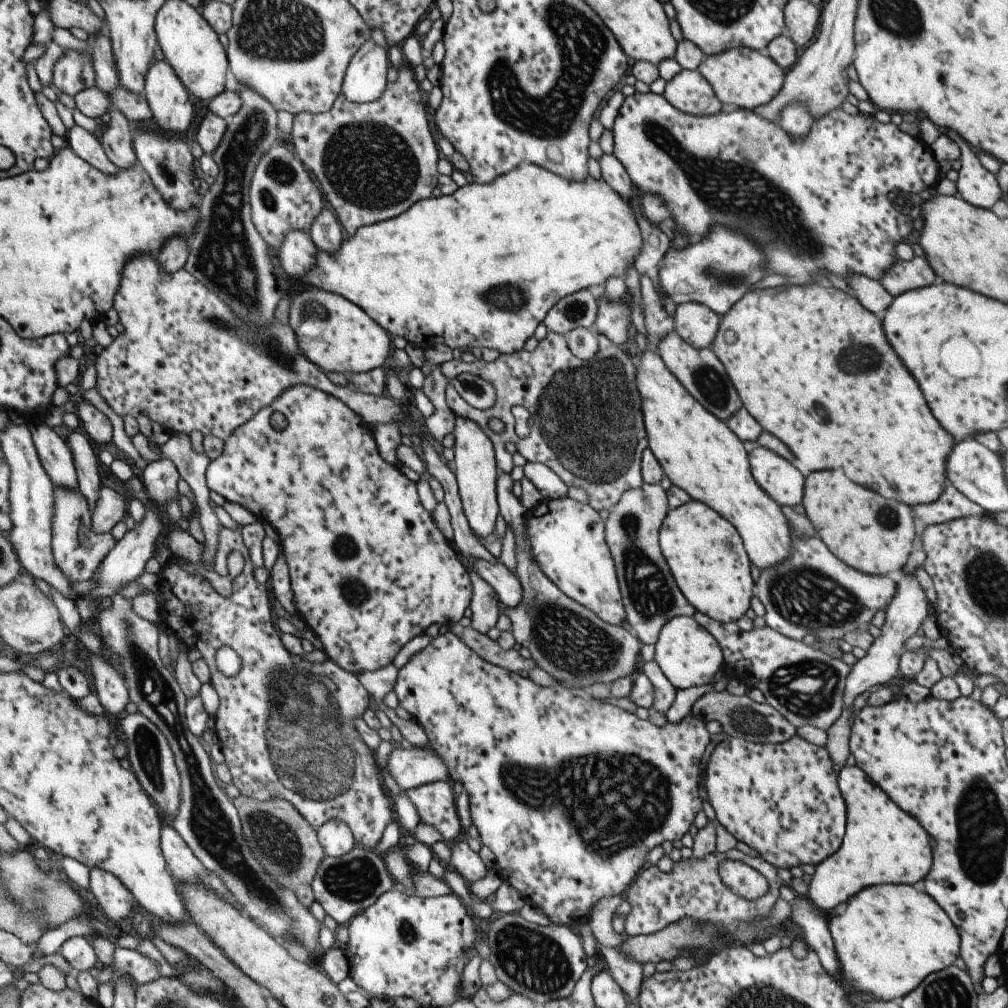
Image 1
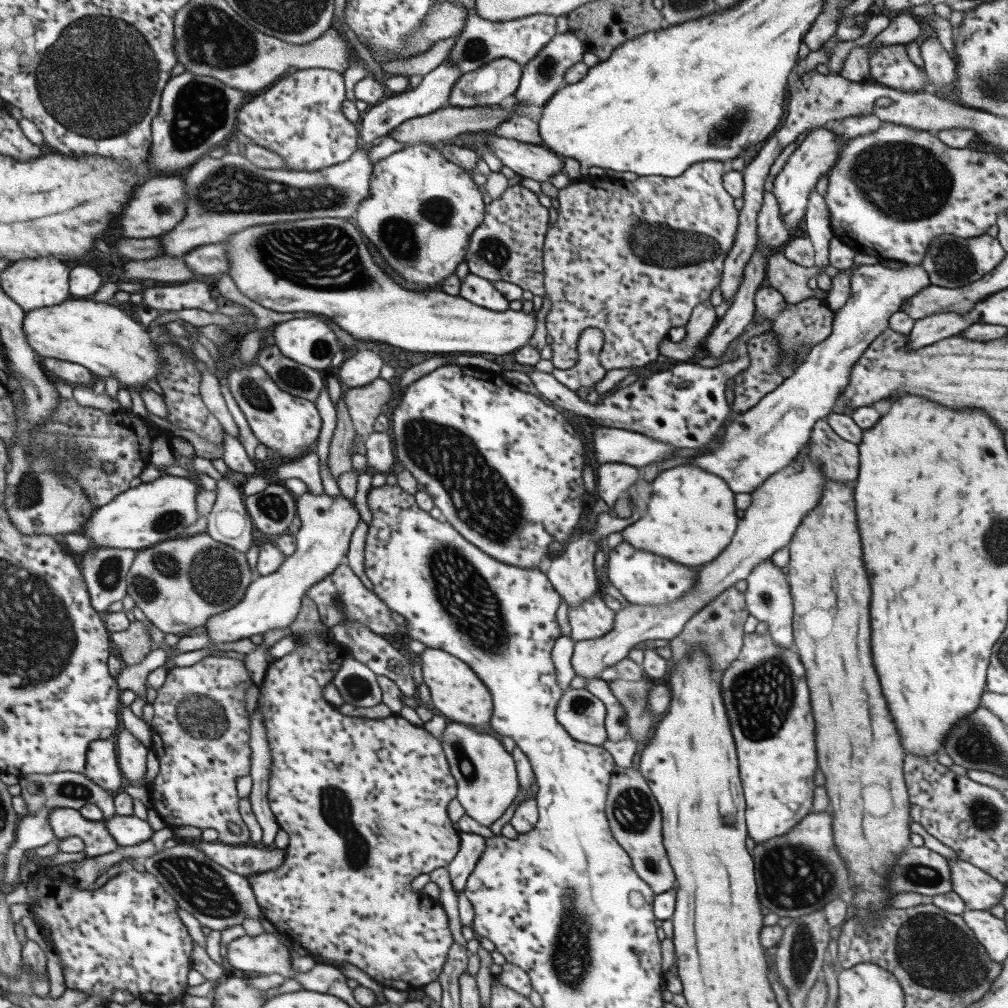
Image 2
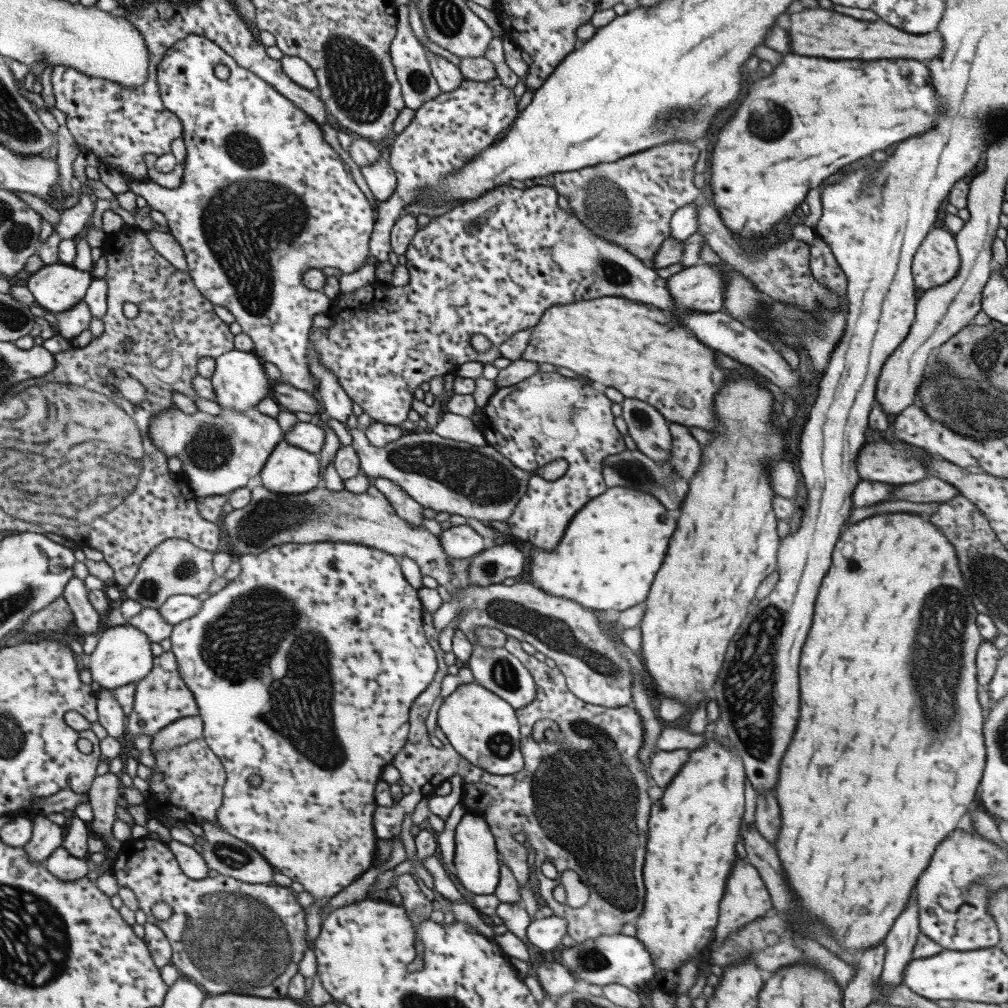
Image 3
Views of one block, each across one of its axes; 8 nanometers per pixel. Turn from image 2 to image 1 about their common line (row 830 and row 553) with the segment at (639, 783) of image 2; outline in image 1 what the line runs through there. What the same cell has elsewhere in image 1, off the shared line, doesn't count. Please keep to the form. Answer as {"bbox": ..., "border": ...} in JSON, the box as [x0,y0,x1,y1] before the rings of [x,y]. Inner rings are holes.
{"bbox":[604,483,696,645],"border":[[[643,483],[639,488],[626,490],[604,521],[604,539],[613,559],[624,606],[624,620],[641,645],[654,645],[661,627],[670,618],[692,617],[696,611],[681,594],[658,545],[658,530],[668,509],[666,491],[659,483]]]}

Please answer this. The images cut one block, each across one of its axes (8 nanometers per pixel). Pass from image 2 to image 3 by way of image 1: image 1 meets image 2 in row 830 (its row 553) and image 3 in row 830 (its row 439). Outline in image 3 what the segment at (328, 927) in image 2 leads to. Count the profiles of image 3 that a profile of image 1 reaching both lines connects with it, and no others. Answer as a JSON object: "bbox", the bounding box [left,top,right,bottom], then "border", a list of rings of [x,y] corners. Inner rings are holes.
{"bbox":[169,541,437,940],"border":[[[319,541],[311,545],[295,545],[294,543],[281,544],[276,546],[271,546],[267,548],[267,551],[261,553],[245,553],[235,557],[235,560],[241,566],[241,571],[236,578],[233,578],[228,582],[227,585],[223,586],[221,590],[209,596],[209,598],[201,601],[201,606],[195,615],[187,617],[187,619],[181,622],[175,623],[171,627],[171,633],[169,633],[169,644],[171,644],[170,652],[175,658],[175,663],[177,664],[179,676],[181,680],[186,684],[186,687],[191,691],[194,701],[196,702],[198,708],[198,715],[202,722],[202,737],[203,740],[208,744],[209,750],[219,759],[221,765],[223,765],[223,770],[225,771],[226,778],[225,784],[223,784],[223,799],[221,800],[221,806],[217,808],[215,812],[215,817],[217,817],[217,823],[221,825],[221,828],[229,833],[231,836],[243,842],[251,845],[267,862],[272,866],[274,870],[279,871],[281,874],[290,878],[293,882],[299,882],[303,887],[305,892],[311,894],[311,898],[315,900],[315,904],[311,908],[311,911],[305,914],[305,932],[307,932],[306,940],[315,940],[321,924],[321,908],[327,906],[329,898],[333,898],[334,894],[337,894],[339,890],[349,886],[351,882],[354,881],[356,877],[363,872],[367,871],[371,866],[373,866],[373,860],[376,854],[377,840],[372,826],[372,816],[375,807],[377,806],[374,802],[373,791],[375,784],[380,780],[381,770],[388,764],[391,764],[390,760],[395,756],[396,752],[399,752],[400,748],[405,744],[406,736],[408,733],[408,710],[410,709],[411,703],[415,700],[418,694],[421,694],[427,685],[433,679],[433,675],[437,670],[437,662],[434,656],[434,651],[429,647],[427,639],[424,635],[423,624],[421,624],[421,602],[417,597],[416,590],[413,589],[402,576],[401,566],[397,563],[395,557],[387,555],[385,552],[376,550],[375,548],[368,548],[367,546],[349,544],[347,541]],[[247,660],[247,664],[245,664]],[[277,670],[277,672],[275,672]],[[265,678],[271,678],[271,684],[265,684]],[[281,686],[283,686],[283,698],[281,698]],[[263,698],[281,698],[281,700],[263,700]],[[248,776],[259,776],[261,778],[260,784],[256,788],[249,787],[247,782]]]}

